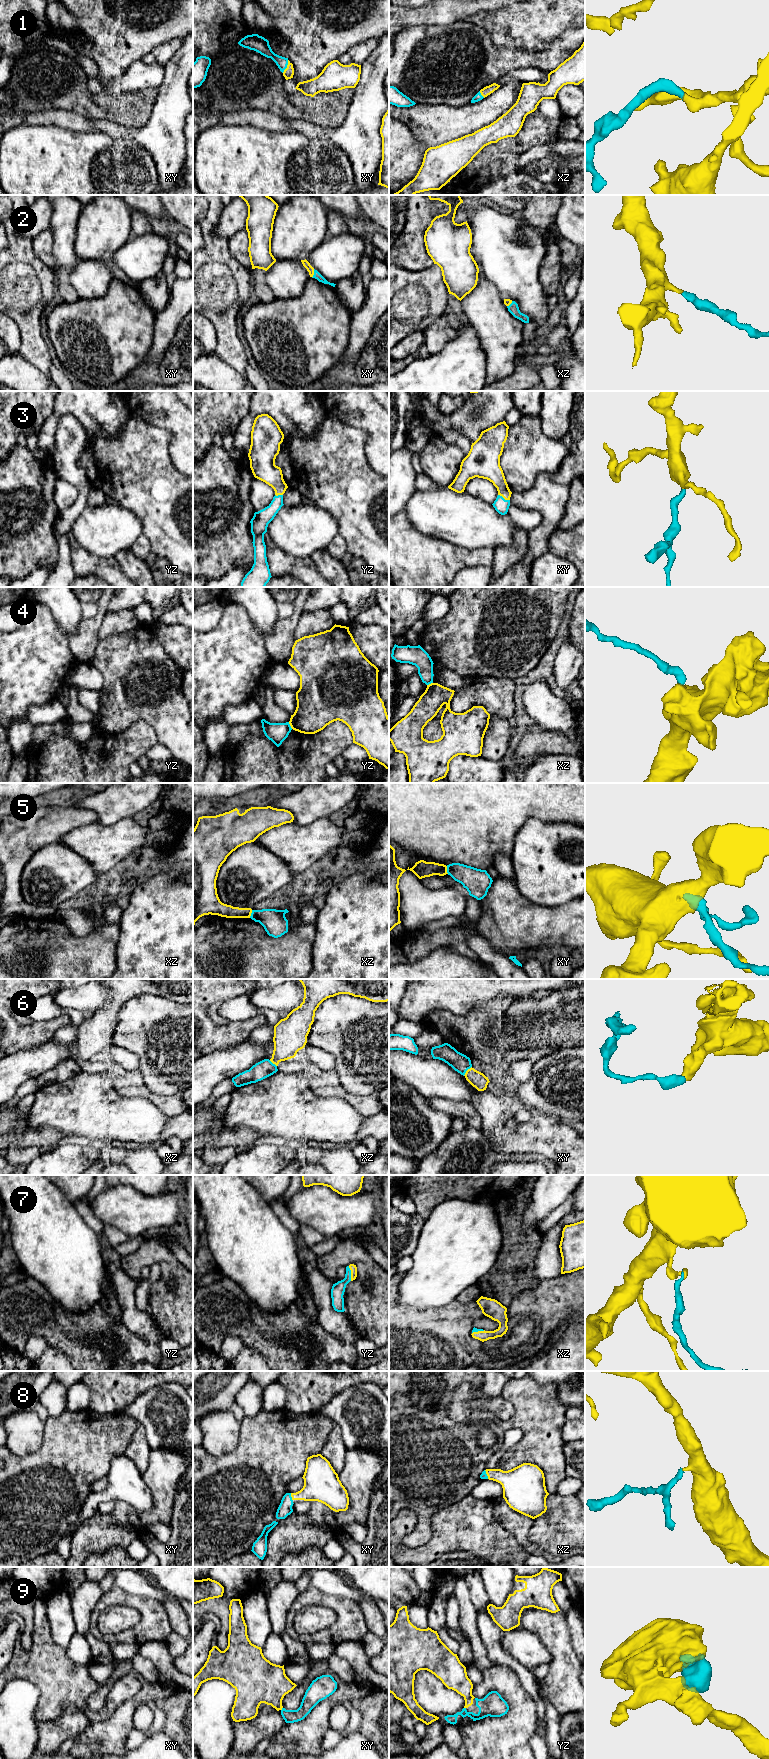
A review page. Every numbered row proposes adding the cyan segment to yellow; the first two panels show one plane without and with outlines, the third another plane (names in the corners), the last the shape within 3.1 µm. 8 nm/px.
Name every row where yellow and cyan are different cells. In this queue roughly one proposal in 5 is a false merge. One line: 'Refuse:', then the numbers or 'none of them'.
Refuse: 4, 5, 6

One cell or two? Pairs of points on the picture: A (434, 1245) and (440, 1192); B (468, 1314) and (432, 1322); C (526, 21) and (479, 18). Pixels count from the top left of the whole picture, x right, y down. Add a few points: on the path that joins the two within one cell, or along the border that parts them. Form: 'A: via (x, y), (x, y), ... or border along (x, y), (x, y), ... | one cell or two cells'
A: border along (462, 1199), (446, 1199), (438, 1203), (425, 1219) | two cells
B: via (459, 1318), (454, 1322), (441, 1322) | one cell
C: via (514, 21), (491, 21) | one cell

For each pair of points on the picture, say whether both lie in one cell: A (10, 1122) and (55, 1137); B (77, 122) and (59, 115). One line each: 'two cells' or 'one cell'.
A: one cell
B: one cell

